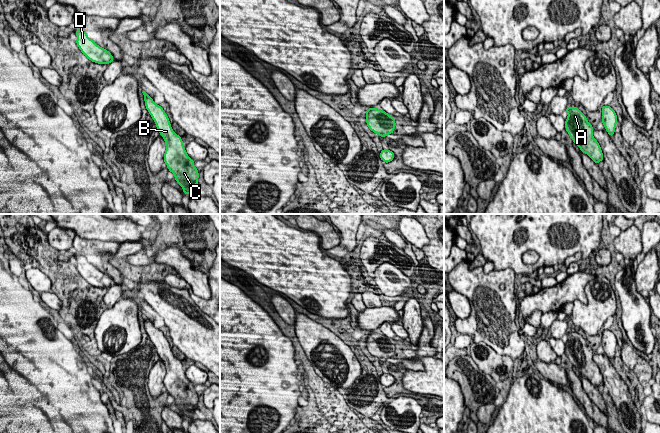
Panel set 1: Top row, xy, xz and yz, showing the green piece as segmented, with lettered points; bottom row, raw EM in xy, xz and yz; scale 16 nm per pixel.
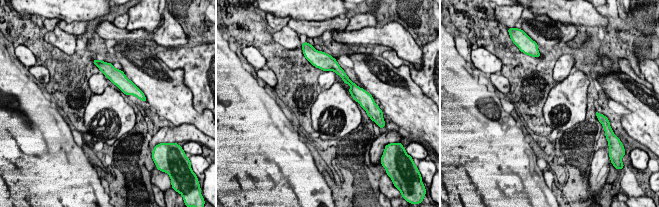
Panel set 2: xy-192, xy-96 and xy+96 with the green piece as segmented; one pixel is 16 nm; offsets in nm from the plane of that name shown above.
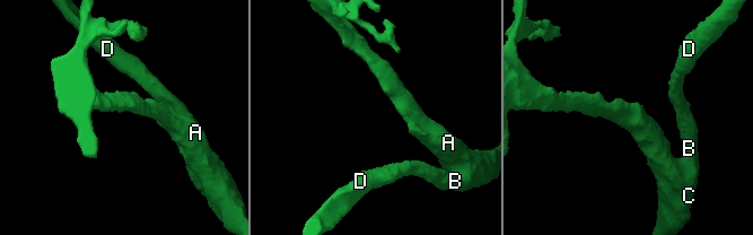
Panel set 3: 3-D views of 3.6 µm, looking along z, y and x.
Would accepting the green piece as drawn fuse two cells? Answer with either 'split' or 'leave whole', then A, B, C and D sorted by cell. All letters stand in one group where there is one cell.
leave whole; A B C D

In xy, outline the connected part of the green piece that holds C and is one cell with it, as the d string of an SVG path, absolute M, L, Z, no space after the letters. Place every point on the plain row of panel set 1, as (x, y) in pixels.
M145 315L142 317L144 319L145 331L165 365L164 387L167 389L168 394L174 398L176 406L183 412L183 417L192 419L192 411L199 409L199 397L194 390L195 385L186 377L182 362L173 355L163 332L155 328Z

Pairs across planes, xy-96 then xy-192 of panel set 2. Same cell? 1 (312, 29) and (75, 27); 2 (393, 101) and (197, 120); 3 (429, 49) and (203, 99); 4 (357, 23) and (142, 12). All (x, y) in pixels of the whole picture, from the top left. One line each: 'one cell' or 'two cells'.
1: one cell
2: one cell
3: one cell
4: one cell

